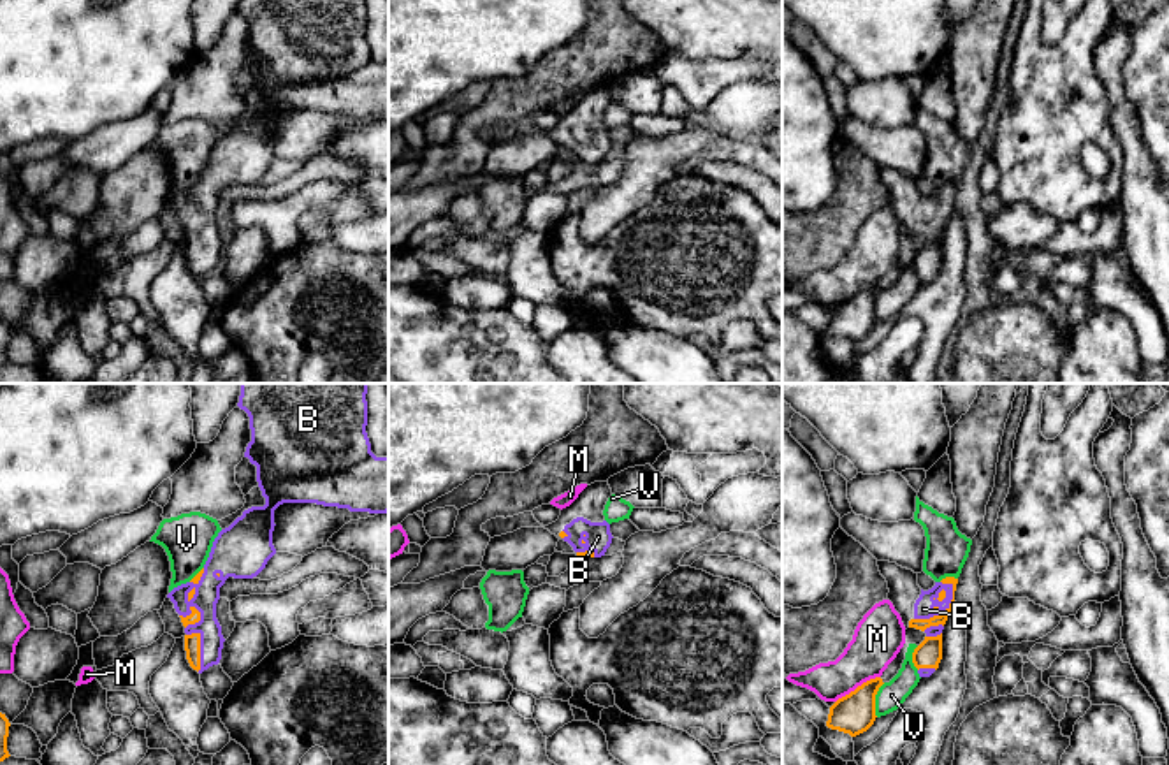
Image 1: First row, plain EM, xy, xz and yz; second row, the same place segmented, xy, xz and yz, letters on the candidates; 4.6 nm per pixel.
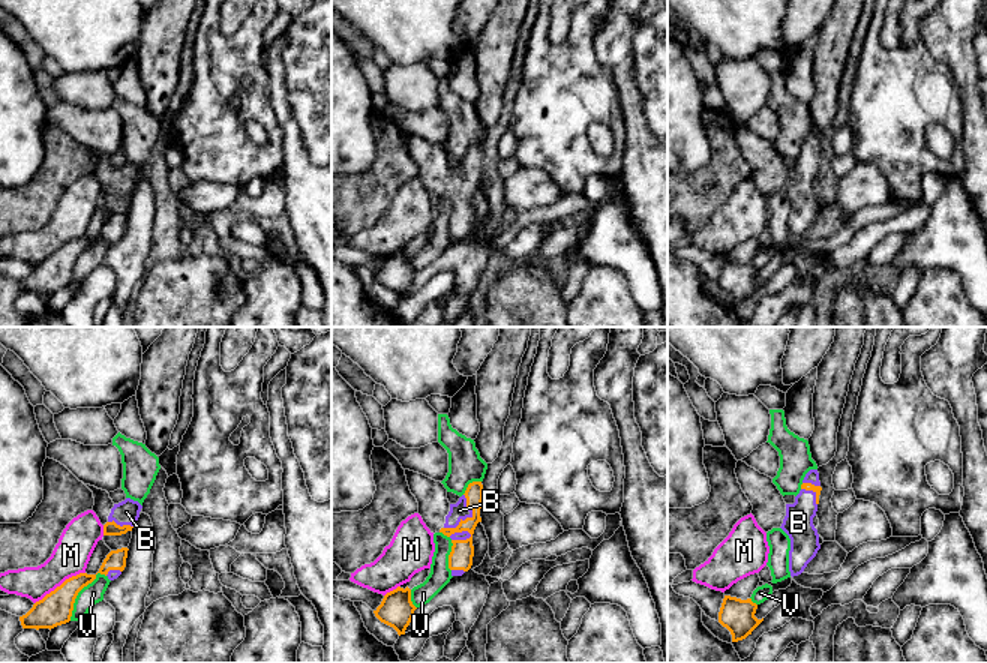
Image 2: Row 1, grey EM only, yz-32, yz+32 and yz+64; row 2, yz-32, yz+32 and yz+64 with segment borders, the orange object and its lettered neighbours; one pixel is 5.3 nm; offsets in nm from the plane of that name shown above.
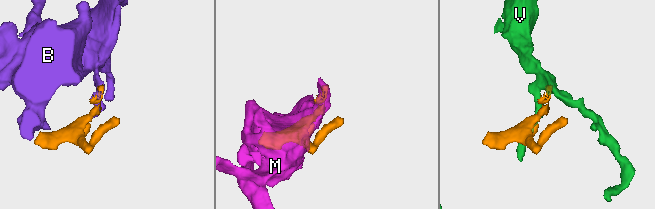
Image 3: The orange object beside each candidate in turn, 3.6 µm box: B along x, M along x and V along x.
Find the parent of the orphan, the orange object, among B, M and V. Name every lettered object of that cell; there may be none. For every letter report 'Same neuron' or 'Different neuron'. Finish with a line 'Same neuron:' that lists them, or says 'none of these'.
B: Same neuron
M: Different neuron
V: Different neuron
Same neuron: B

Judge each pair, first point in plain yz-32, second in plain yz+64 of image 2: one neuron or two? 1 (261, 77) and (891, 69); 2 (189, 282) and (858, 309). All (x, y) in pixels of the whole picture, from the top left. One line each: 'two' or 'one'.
1: one
2: one

